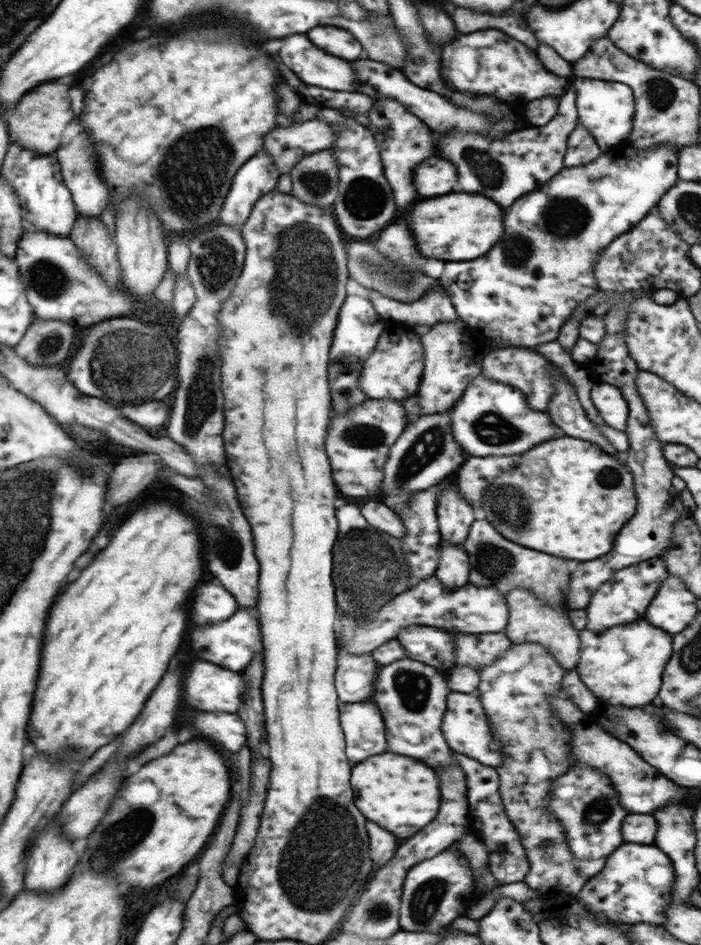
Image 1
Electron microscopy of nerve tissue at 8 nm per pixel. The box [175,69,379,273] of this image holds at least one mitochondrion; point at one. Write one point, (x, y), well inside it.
(314, 181)

